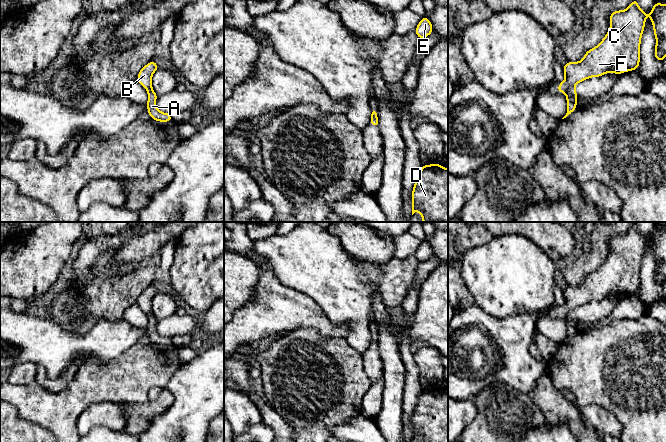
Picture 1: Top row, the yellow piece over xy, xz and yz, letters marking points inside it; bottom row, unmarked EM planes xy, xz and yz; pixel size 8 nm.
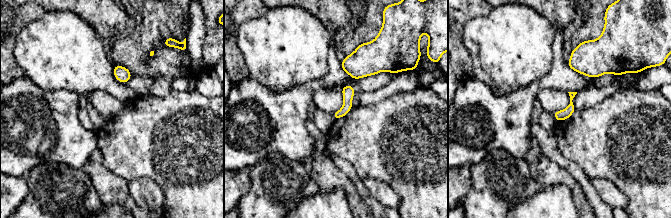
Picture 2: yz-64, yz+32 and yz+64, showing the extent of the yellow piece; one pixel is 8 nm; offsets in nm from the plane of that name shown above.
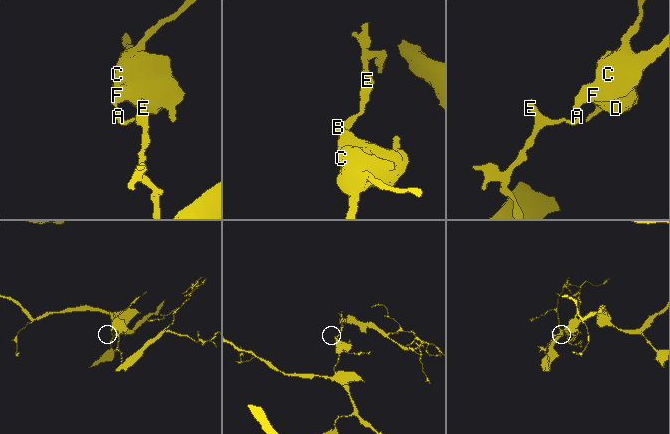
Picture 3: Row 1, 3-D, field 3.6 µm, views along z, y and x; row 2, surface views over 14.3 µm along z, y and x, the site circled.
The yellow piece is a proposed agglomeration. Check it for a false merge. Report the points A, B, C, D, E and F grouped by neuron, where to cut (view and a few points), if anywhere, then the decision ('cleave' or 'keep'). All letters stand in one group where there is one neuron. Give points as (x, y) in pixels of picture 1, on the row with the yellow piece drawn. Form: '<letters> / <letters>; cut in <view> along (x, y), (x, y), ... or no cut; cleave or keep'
A E / B C D F; cut in yz along (573, 86), (565, 92); cleave

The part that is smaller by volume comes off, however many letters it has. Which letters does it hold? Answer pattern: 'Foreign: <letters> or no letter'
Foreign: A, E

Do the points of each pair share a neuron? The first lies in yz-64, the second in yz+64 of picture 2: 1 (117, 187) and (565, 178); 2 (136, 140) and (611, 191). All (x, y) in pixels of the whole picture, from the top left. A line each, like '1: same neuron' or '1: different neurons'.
1: same neuron
2: different neurons

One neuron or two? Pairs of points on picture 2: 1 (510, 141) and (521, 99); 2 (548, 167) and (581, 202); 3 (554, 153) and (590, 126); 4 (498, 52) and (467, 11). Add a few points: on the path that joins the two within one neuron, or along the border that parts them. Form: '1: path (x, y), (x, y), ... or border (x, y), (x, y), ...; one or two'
1: path (510, 131), (515, 126), (515, 109); one
2: path (558, 175), (564, 177), (577, 192); one
3: border (553, 131), (558, 150), (566, 158), (577, 164); two
4: border (491, 10), (485, 15), (476, 17); two

